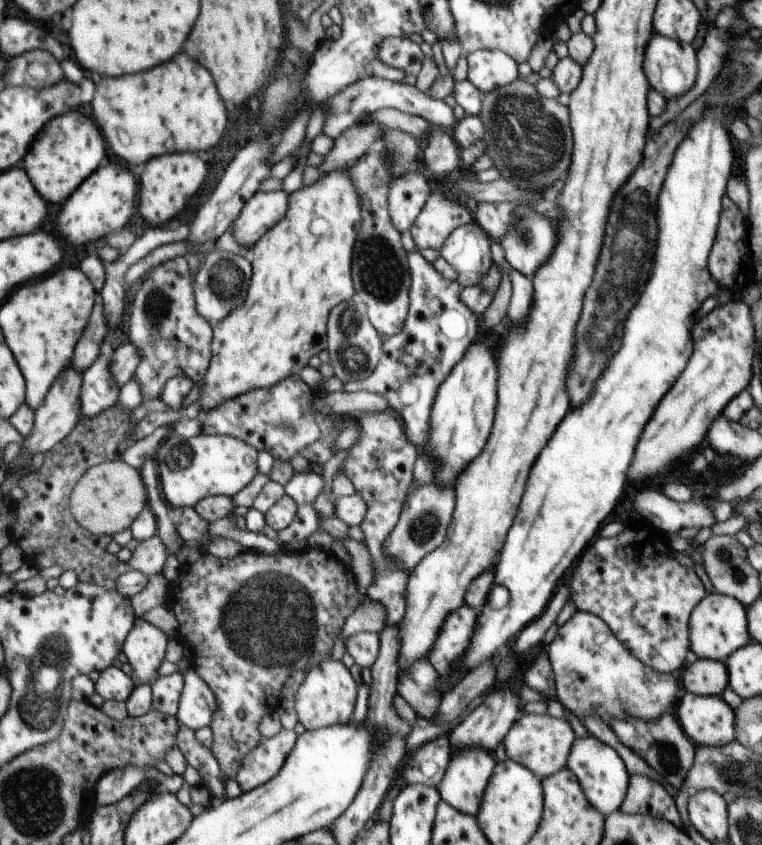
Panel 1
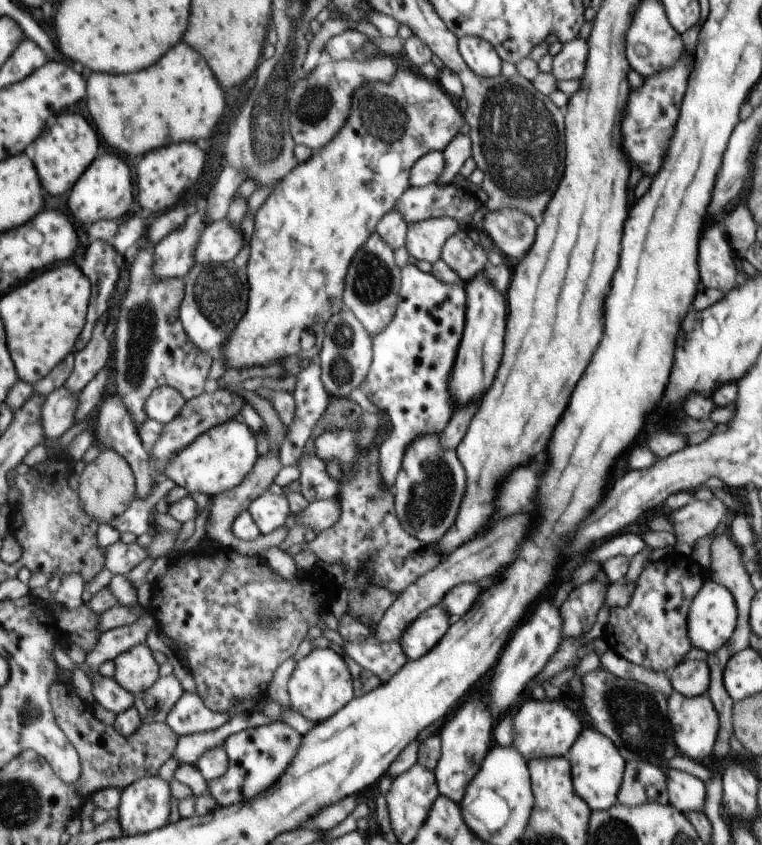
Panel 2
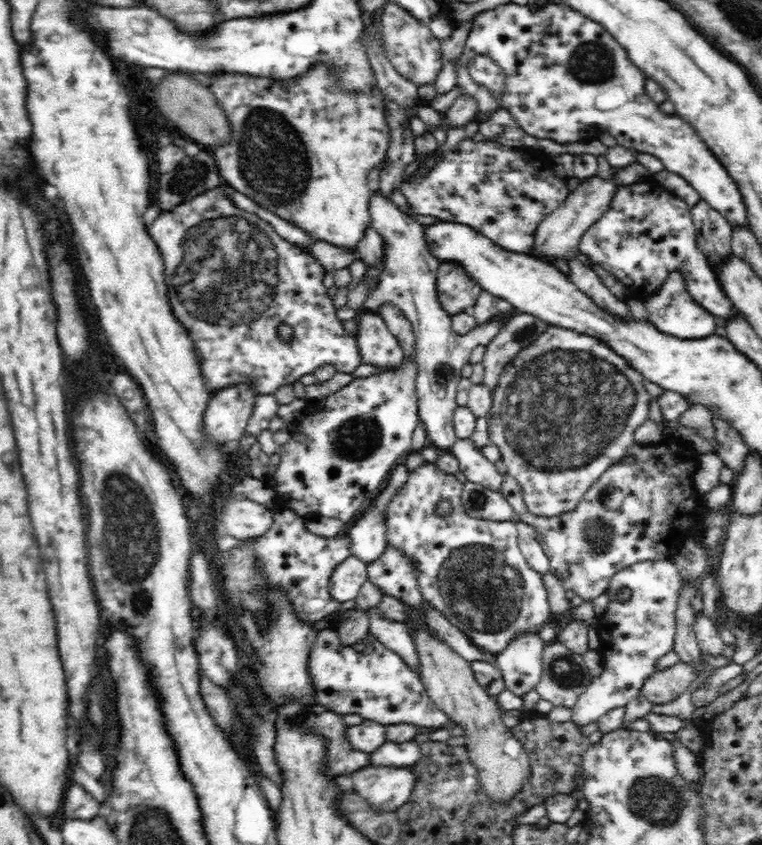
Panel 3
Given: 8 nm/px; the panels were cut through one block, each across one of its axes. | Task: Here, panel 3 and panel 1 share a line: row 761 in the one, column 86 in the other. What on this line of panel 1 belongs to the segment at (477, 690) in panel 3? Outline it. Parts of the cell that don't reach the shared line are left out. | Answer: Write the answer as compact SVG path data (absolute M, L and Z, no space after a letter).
M122 459L93 466L80 478L71 494L69 504L73 518L85 530L96 535L113 537L122 530L130 529L146 504L147 490L144 490L143 479L138 469L128 466Z

